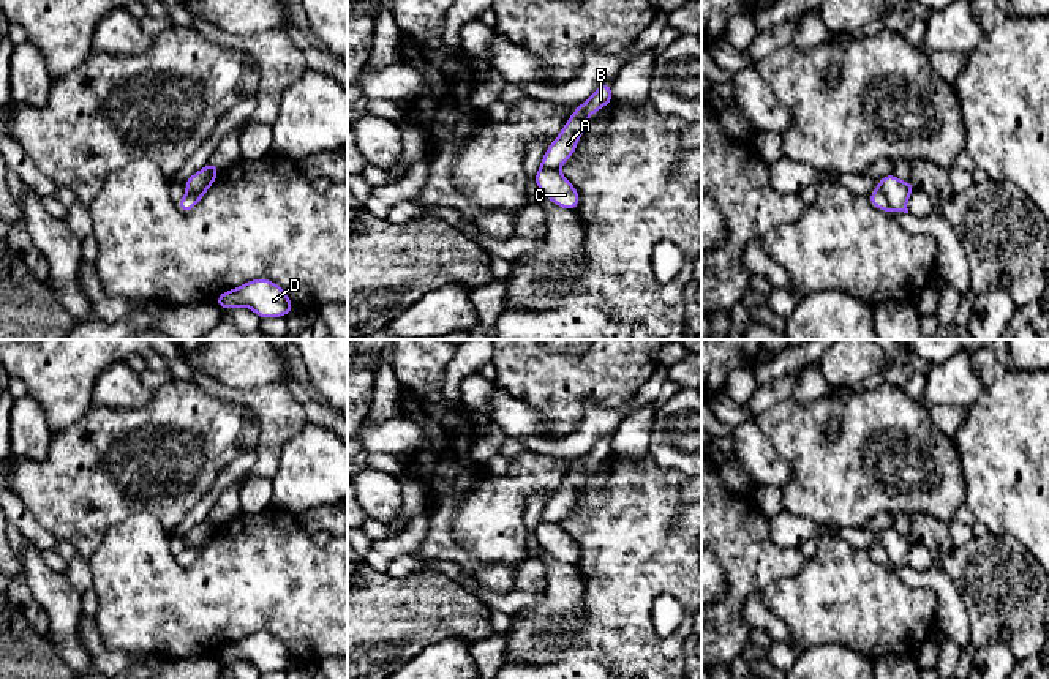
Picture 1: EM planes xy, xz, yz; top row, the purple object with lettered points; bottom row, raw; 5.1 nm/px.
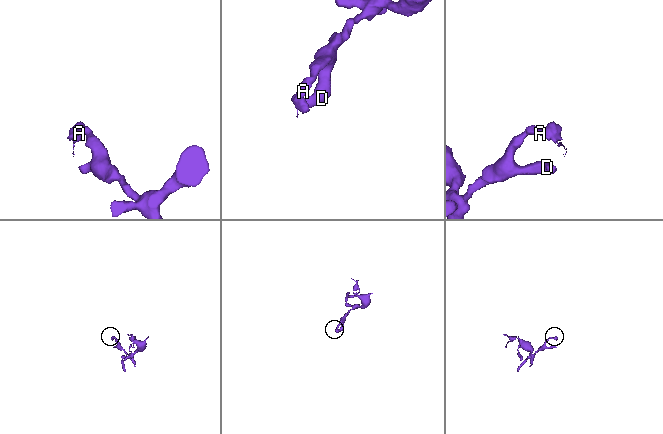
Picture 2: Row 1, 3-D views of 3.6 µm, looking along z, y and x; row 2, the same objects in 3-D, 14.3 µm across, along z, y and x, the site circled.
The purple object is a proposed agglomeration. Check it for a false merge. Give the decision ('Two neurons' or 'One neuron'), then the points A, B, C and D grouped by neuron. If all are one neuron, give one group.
Two neurons. Groups: A B D / C

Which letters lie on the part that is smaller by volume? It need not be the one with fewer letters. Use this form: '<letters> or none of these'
C

